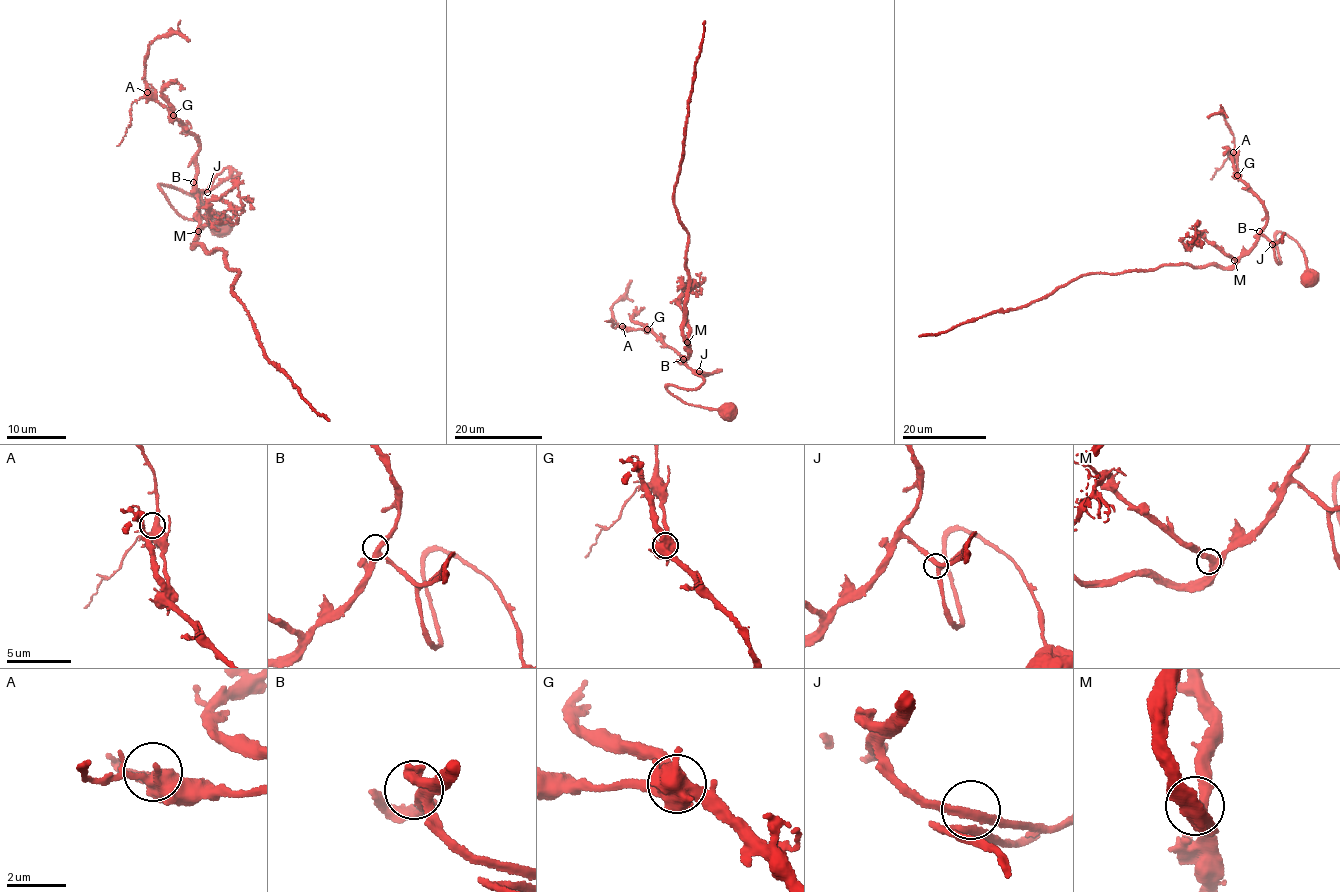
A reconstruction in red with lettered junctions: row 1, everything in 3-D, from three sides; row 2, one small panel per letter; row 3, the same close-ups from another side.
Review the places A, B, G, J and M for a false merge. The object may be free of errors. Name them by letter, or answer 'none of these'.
G

